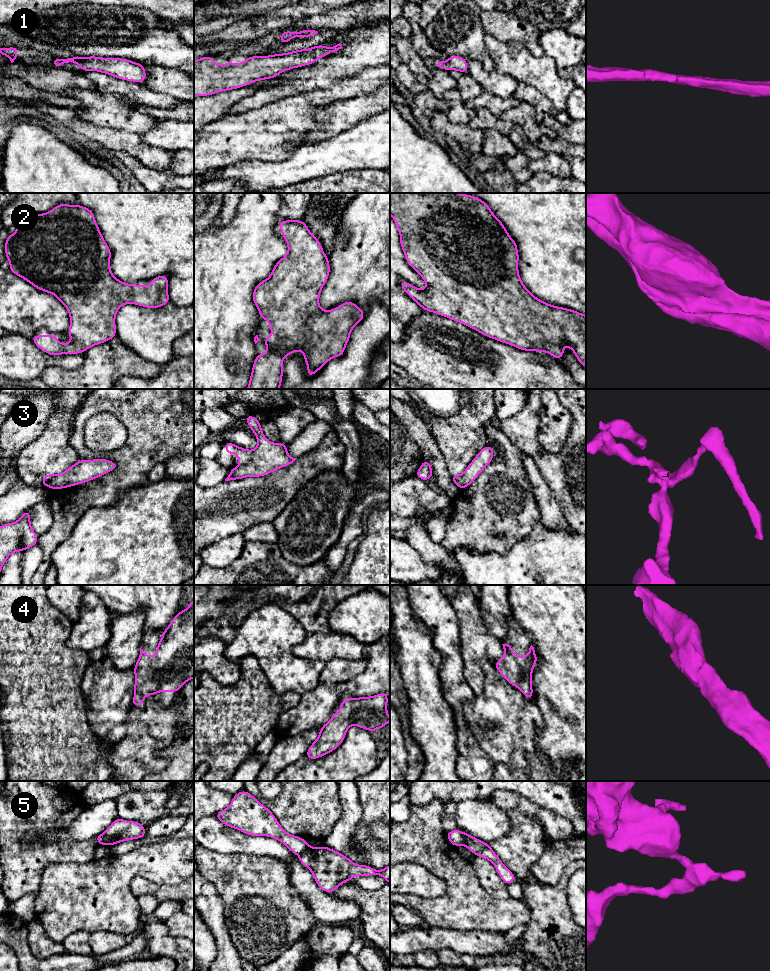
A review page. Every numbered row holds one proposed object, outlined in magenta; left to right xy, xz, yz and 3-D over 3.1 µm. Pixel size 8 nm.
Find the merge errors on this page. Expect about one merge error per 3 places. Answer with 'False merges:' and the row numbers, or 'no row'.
False merges: 3, 5

